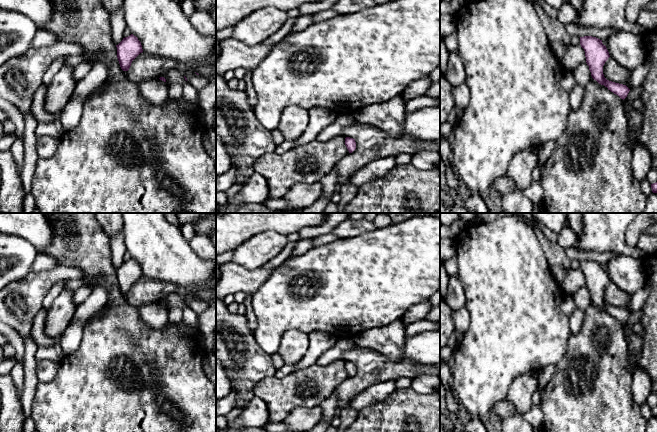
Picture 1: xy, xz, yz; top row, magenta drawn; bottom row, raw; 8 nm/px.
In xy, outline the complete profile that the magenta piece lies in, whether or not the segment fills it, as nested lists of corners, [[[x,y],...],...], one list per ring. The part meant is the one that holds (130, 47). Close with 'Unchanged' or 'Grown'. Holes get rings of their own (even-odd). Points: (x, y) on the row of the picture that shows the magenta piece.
[[[131,34],[116,45],[117,58],[123,71],[128,71],[132,61],[143,52],[141,42]]]. Unchanged

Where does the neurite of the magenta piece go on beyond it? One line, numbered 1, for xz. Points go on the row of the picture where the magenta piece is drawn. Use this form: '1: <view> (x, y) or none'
1: none

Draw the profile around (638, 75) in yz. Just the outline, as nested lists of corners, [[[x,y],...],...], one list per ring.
[[[645,61],[642,65],[631,72],[630,84],[627,86],[630,90],[640,86],[649,72],[649,62]]]

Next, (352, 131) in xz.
[[[357,122],[345,128],[342,136],[353,138],[356,149],[336,164],[337,183],[344,183],[358,169],[379,158],[398,154],[414,155],[423,150],[440,152],[440,140],[418,140],[409,136],[391,137],[374,126]]]

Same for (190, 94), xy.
[[[168,70],[161,77],[166,79],[166,83],[180,83],[183,88],[181,99],[189,103],[192,107],[200,109],[198,90],[188,83],[184,78],[184,72],[180,70]]]

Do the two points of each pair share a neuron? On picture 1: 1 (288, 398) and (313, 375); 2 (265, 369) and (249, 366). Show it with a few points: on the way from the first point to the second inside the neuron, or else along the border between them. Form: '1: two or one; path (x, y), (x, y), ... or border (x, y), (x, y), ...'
1: one; path (294, 392), (307, 381)
2: one; path (261, 367), (253, 366)

